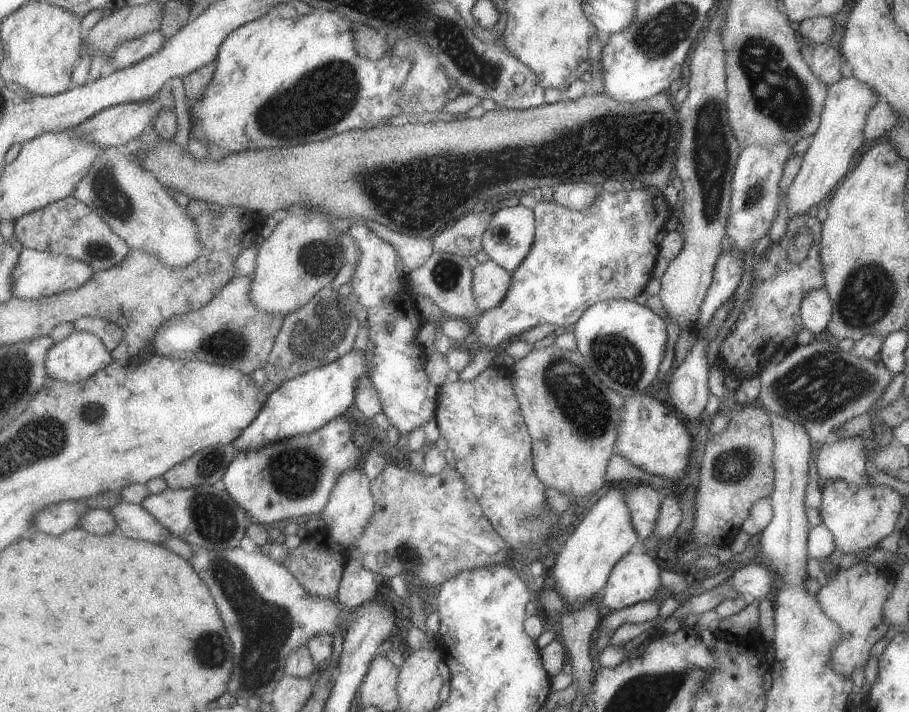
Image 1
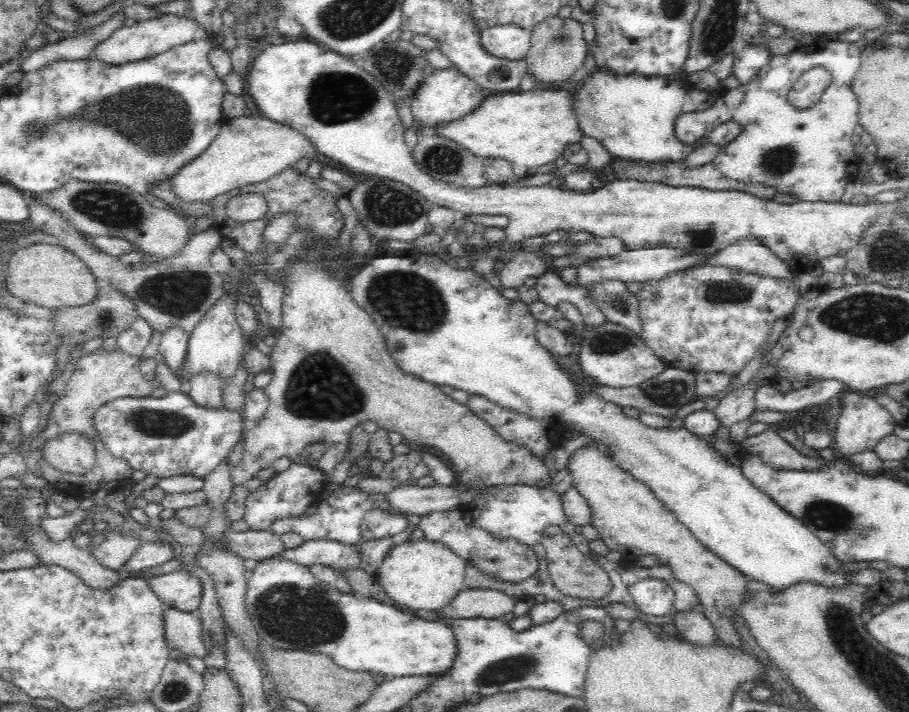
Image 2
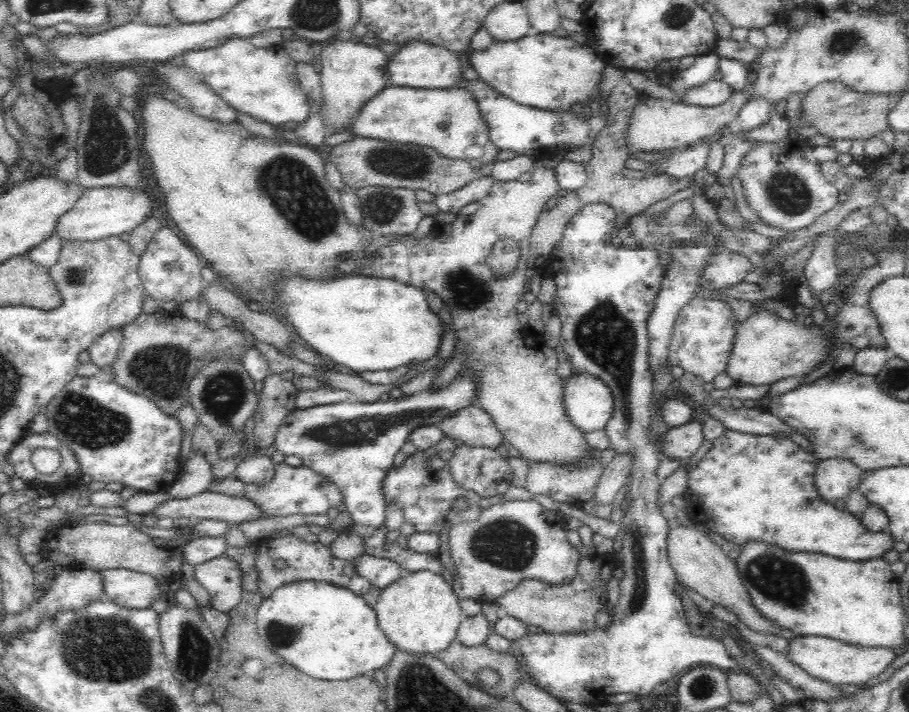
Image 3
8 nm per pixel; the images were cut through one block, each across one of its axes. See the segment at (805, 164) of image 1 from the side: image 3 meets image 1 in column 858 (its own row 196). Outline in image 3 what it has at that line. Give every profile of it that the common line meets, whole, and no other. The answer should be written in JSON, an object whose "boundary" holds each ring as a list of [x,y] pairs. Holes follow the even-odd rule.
{"boundary":[[[143,184],[136,190],[130,188],[86,188],[82,196],[73,204],[73,207],[60,216],[54,224],[54,234],[62,239],[62,244],[70,241],[93,241],[107,236],[118,236],[123,232],[130,232],[132,228],[138,226],[146,216],[151,215],[153,202],[146,194]]]}

